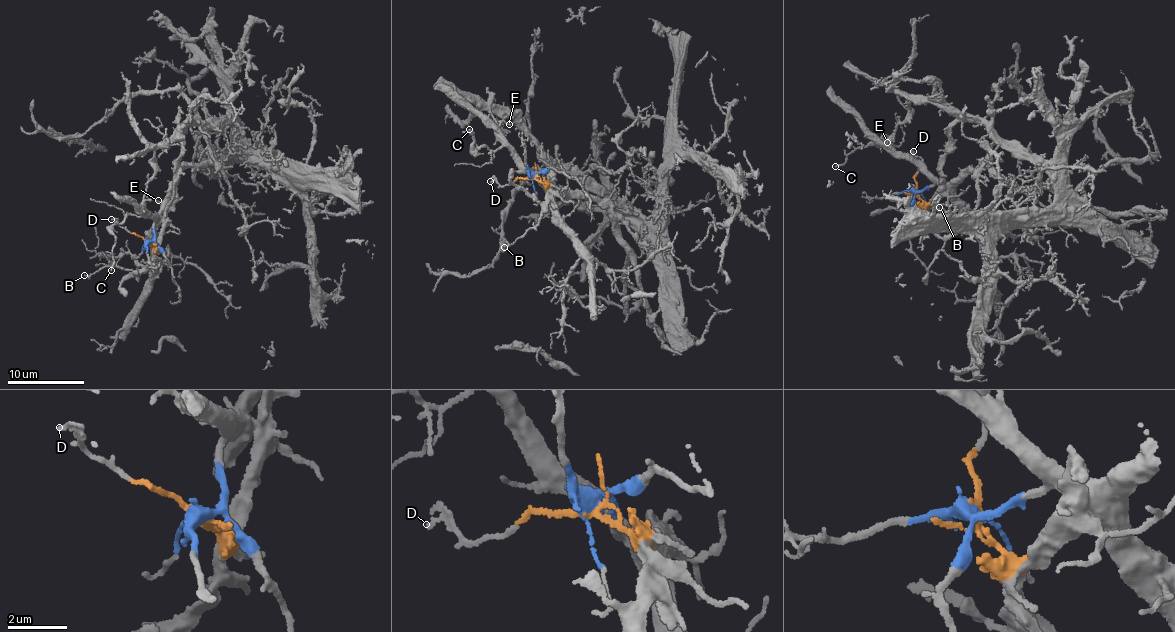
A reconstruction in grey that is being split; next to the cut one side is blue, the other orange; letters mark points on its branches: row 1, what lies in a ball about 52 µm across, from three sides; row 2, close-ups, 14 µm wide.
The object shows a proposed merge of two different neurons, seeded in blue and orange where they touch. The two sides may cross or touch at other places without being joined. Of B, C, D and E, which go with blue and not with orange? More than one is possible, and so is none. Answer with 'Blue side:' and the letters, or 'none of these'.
Blue side: C, E

